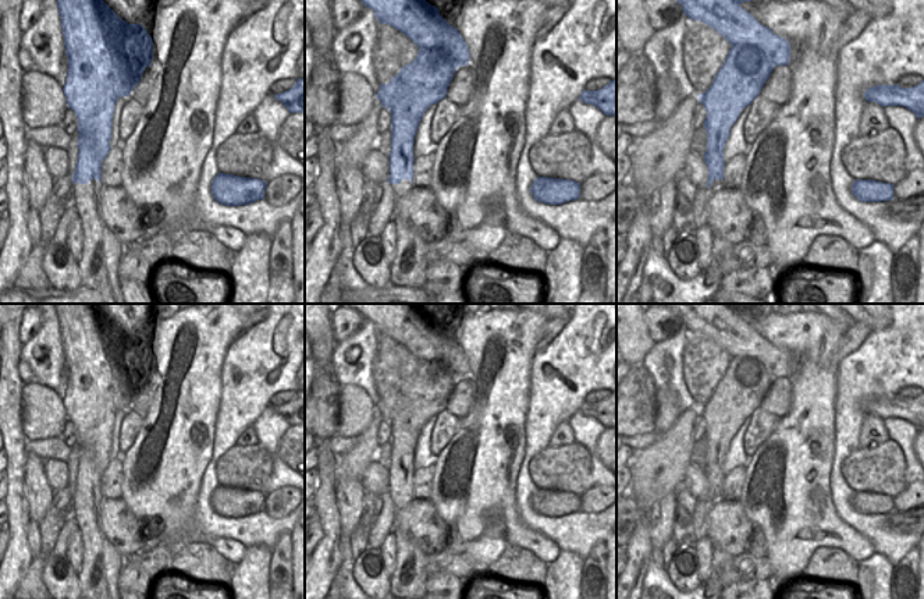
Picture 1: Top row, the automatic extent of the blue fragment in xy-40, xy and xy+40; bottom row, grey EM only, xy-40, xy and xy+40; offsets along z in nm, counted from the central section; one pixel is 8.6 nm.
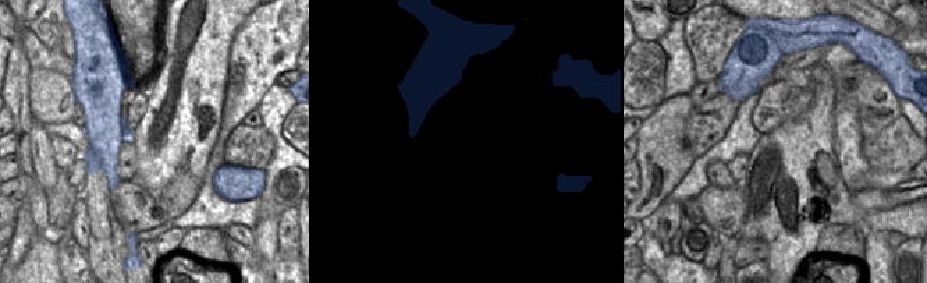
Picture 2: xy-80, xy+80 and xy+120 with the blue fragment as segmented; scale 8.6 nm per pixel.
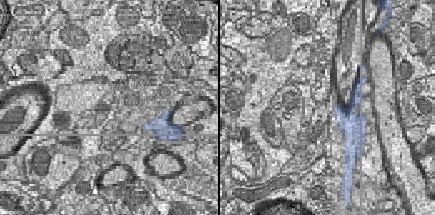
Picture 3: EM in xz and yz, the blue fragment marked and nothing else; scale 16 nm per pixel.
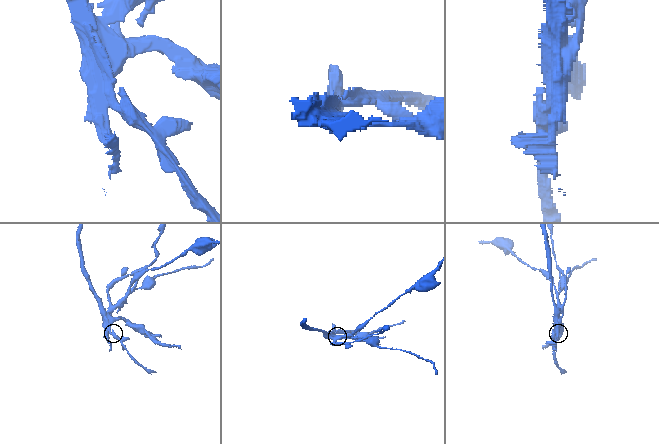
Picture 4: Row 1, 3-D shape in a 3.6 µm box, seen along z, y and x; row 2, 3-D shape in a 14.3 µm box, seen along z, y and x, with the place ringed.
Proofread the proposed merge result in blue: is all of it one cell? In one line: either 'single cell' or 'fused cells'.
fused cells

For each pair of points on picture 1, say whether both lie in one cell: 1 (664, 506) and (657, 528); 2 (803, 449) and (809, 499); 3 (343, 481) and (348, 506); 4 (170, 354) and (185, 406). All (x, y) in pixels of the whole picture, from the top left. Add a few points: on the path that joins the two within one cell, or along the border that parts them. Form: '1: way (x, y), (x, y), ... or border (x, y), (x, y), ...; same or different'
1: way (663, 511), (661, 523); same
2: way (803, 461), (803, 486); same
3: way (345, 486), (348, 500); same
4: way (167, 367), (167, 372), (185, 393); same

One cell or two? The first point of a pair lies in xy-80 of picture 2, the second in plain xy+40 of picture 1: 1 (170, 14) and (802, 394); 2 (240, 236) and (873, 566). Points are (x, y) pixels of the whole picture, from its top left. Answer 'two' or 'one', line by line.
1: one
2: two

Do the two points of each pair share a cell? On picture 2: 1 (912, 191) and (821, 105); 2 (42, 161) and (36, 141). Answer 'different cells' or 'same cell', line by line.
1: different cells
2: same cell

